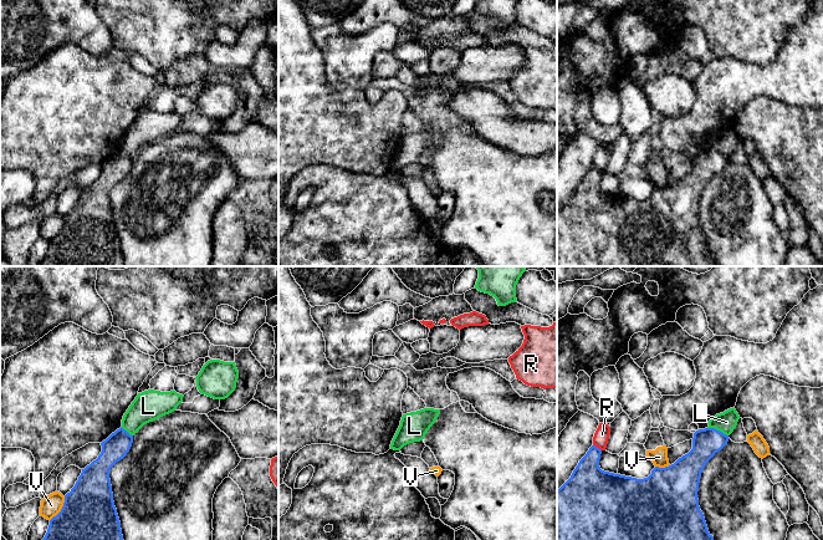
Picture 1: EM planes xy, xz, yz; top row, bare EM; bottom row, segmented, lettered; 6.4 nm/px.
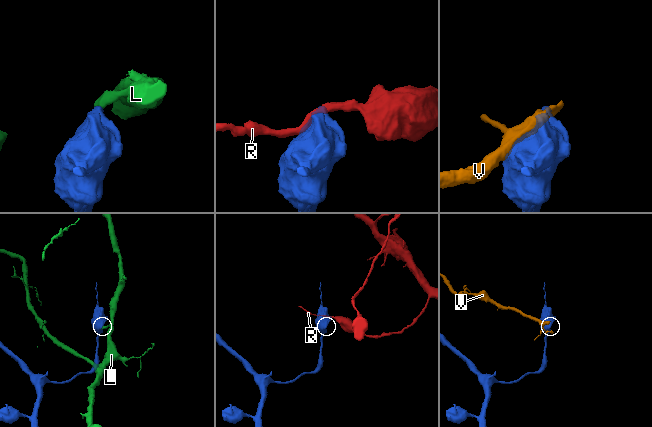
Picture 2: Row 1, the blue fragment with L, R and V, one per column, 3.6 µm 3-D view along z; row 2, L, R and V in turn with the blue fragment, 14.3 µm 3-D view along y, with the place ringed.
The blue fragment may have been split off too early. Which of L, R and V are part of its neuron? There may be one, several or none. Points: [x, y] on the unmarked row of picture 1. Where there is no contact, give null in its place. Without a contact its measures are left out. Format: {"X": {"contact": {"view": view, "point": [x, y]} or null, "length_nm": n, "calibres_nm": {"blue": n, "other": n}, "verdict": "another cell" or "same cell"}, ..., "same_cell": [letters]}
{"L": {"contact": {"view": "yz", "point": [716, 151]}, "length_nm": 150, "calibres_nm": {"blue": 180, "other": 140}, "verdict": "another cell"}, "R": {"contact": {"view": "yz", "point": [596, 168]}, "length_nm": 70, "calibres_nm": {"blue": 260, "other": 100}, "verdict": "another cell"}, "V": {"contact": {"view": "xy", "point": [61, 230]}, "length_nm": 190, "calibres_nm": {"blue": 480, "other": 140}, "verdict": "another cell"}, "same_cell": []}

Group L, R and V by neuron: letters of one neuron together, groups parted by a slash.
L / R / V

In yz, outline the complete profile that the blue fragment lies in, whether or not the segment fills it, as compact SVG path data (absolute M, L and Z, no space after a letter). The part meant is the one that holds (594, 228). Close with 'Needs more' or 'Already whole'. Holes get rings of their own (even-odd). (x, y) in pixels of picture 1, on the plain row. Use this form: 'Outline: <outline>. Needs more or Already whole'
Outline: M715 149L699 151L694 154L692 170L687 175L669 188L655 188L644 200L602 192L602 172L592 167L571 199L557 210L557 266L716 266L700 231L697 213L706 184L729 161L729 157Z. Already whole

